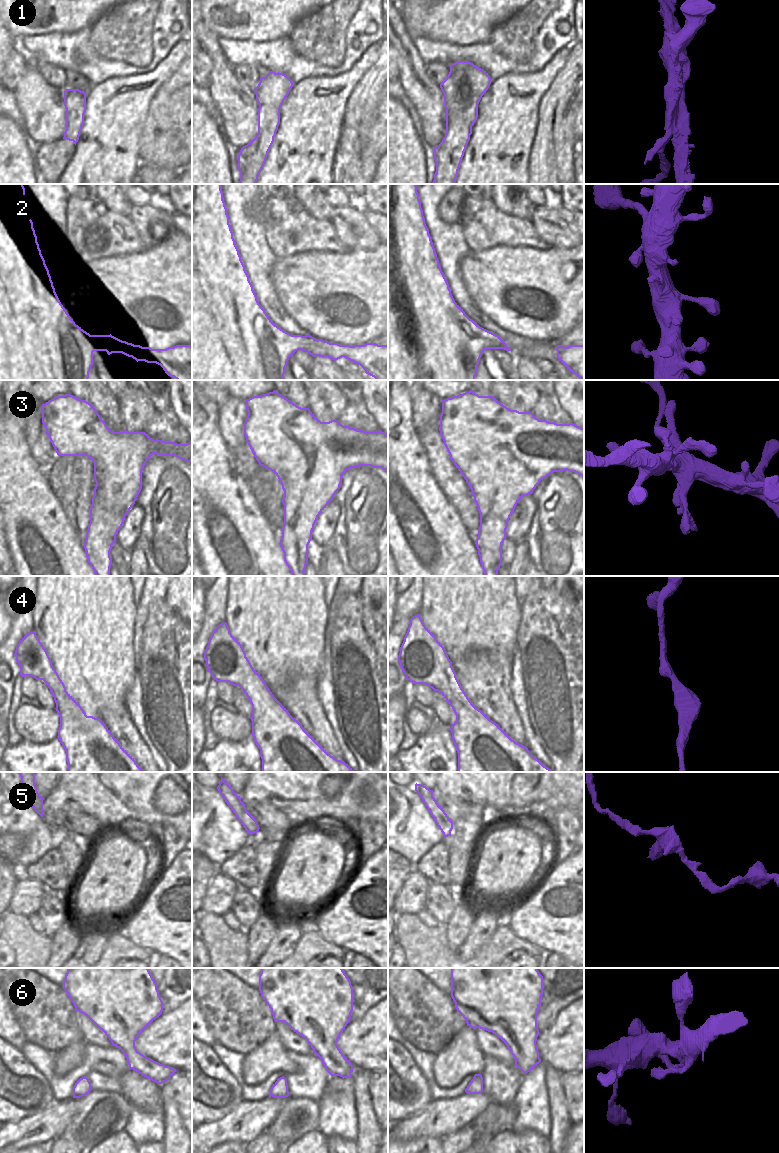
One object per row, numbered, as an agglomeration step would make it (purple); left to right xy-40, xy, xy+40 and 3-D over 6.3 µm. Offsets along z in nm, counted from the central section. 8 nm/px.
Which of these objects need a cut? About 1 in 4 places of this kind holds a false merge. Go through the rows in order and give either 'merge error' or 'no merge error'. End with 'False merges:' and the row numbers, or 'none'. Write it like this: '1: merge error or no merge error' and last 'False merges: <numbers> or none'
1: merge error
2: no merge error
3: merge error
4: no merge error
5: no merge error
6: no merge error
False merges: 1, 3

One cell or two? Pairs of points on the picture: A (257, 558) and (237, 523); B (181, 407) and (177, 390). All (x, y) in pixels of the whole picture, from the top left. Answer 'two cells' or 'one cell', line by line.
A: one cell
B: one cell

